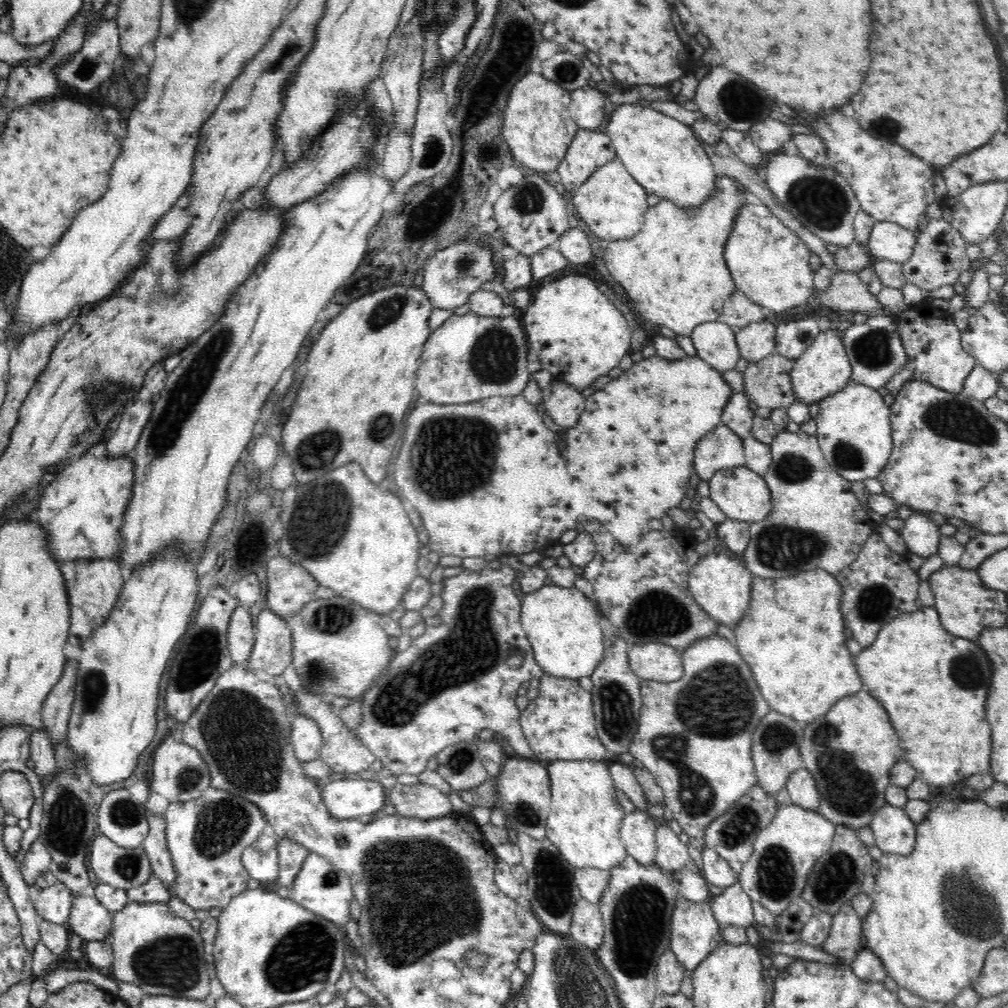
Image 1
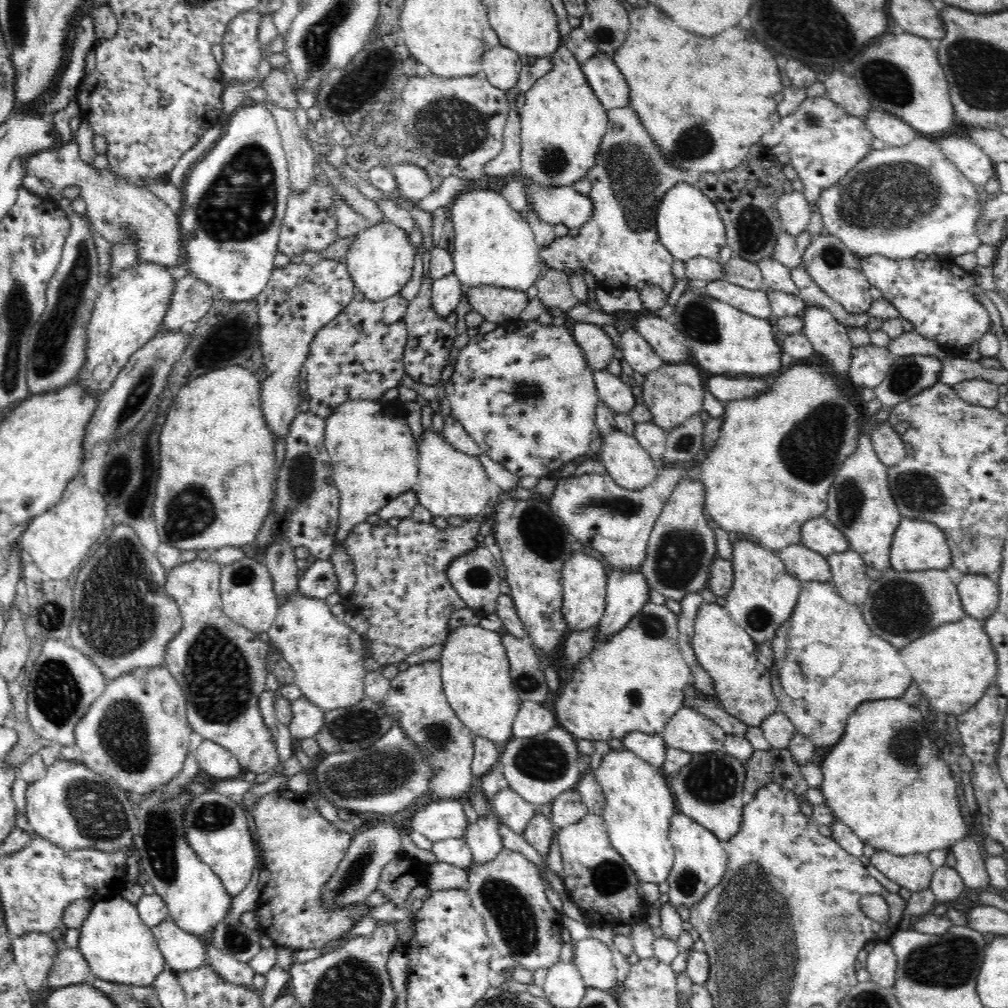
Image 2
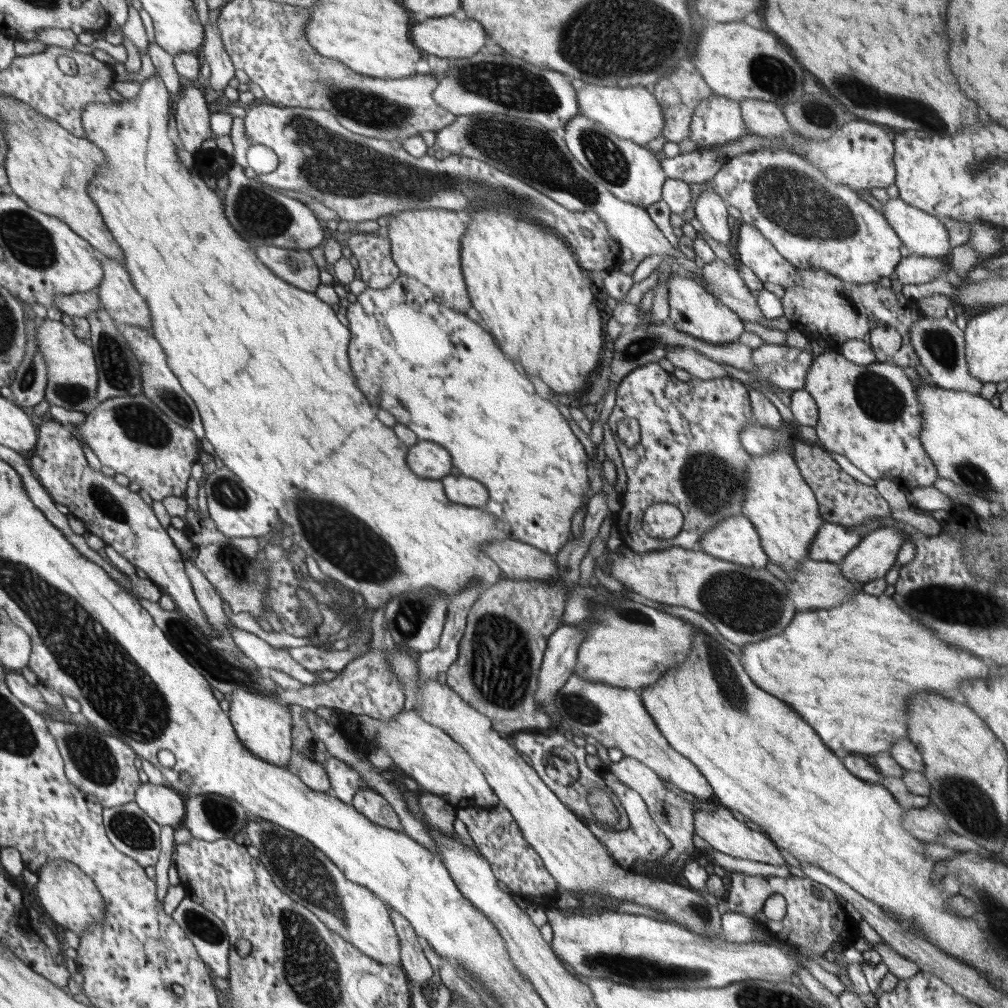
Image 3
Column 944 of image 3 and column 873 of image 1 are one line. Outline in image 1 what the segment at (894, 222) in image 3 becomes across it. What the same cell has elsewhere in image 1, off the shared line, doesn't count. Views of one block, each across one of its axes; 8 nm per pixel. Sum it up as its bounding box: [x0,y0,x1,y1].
[866,222,916,264]

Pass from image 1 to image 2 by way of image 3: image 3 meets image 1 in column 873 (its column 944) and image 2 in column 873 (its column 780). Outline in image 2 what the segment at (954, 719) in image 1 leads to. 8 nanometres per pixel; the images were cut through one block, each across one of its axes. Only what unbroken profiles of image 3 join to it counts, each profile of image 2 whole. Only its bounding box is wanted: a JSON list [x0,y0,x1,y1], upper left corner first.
[770,582,914,748]

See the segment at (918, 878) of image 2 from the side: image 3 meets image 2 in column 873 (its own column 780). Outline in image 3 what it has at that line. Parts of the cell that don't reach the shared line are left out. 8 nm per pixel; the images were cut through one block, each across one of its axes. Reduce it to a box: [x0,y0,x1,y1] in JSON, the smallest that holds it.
[693,800,783,866]

